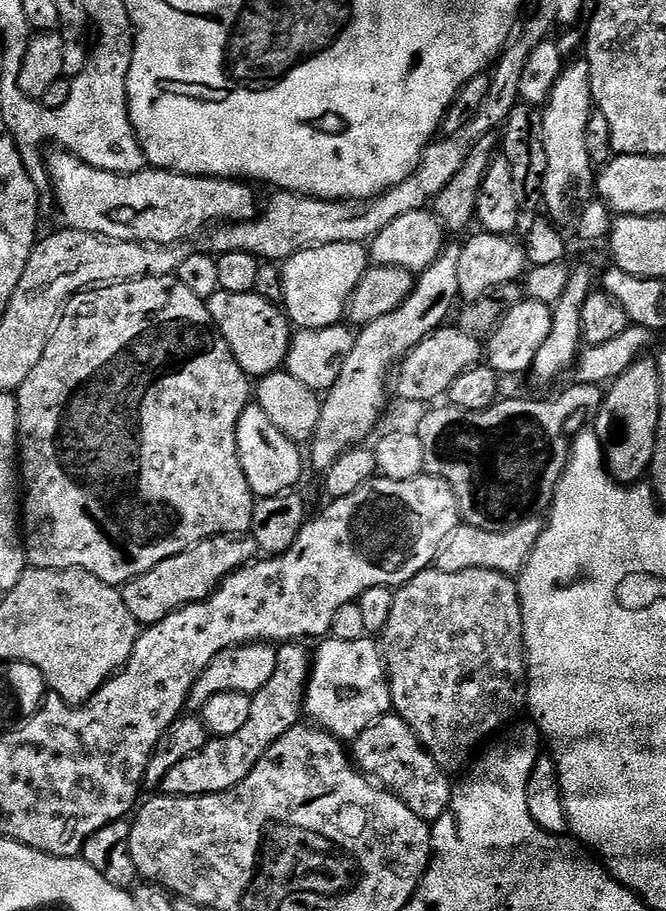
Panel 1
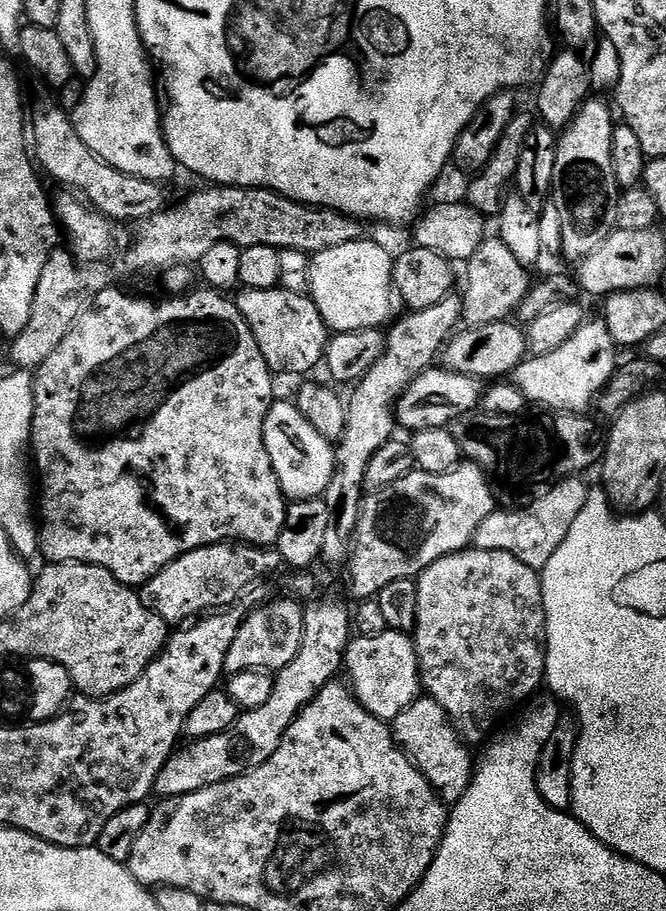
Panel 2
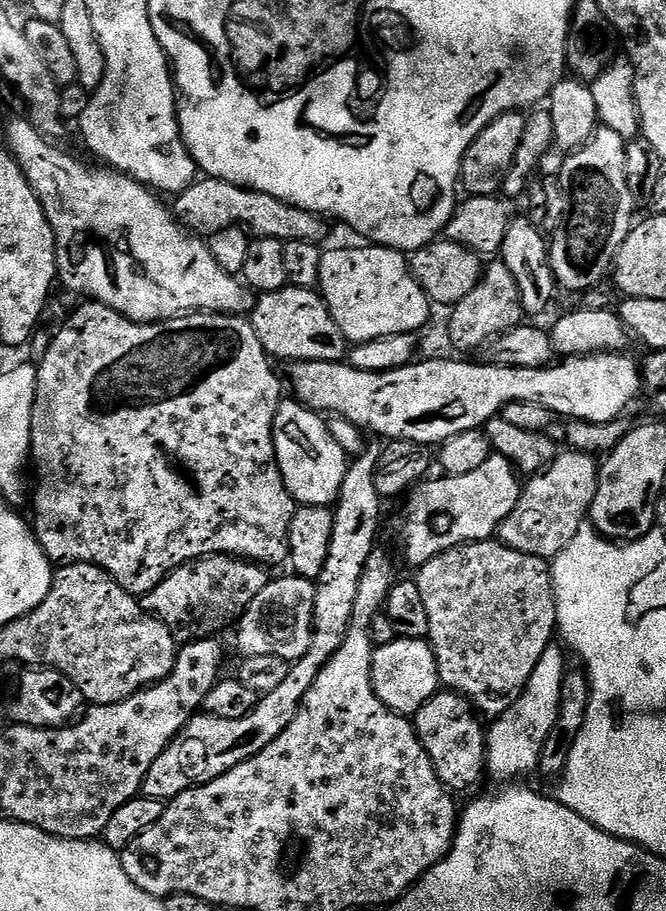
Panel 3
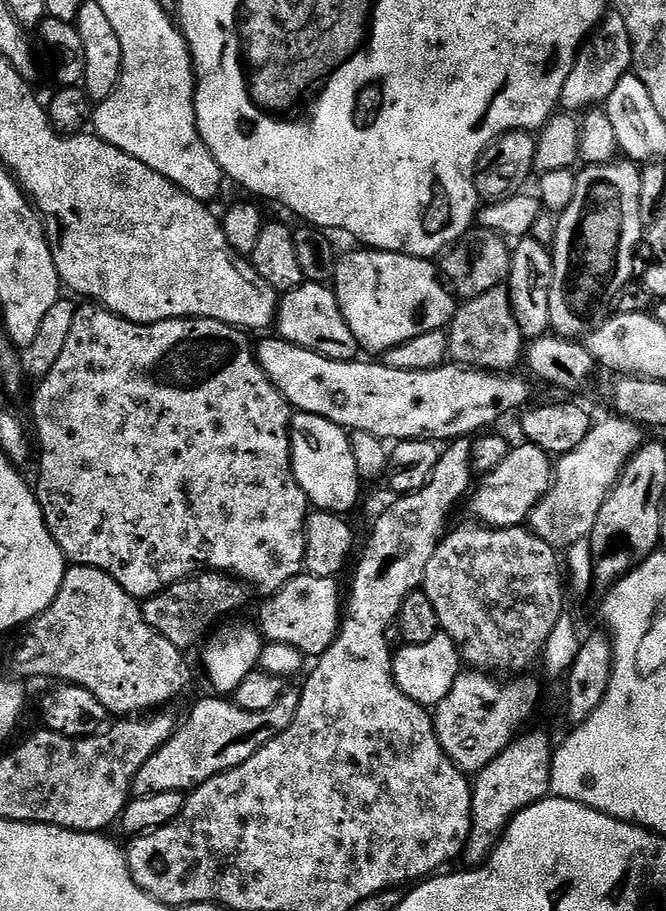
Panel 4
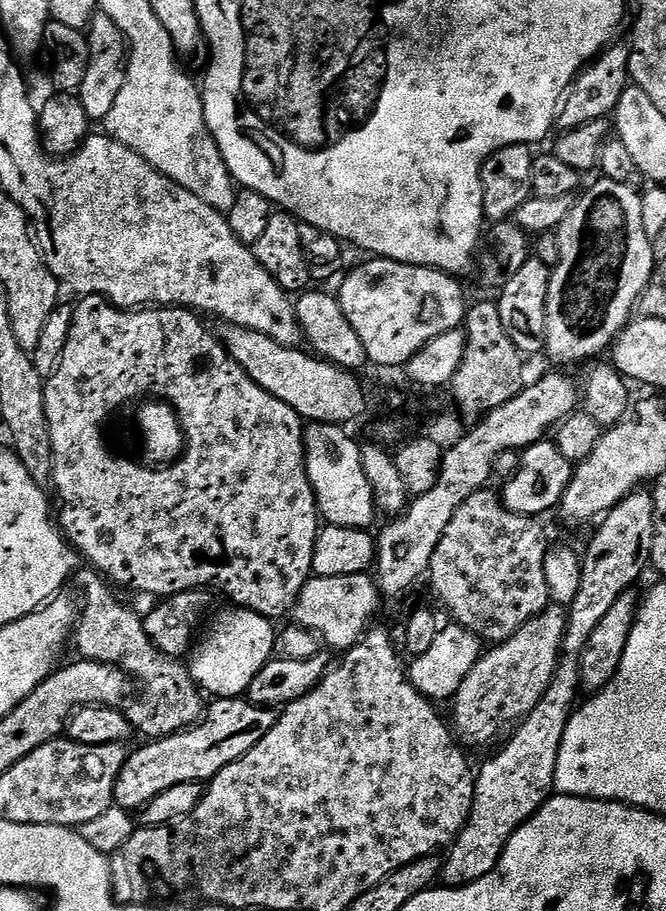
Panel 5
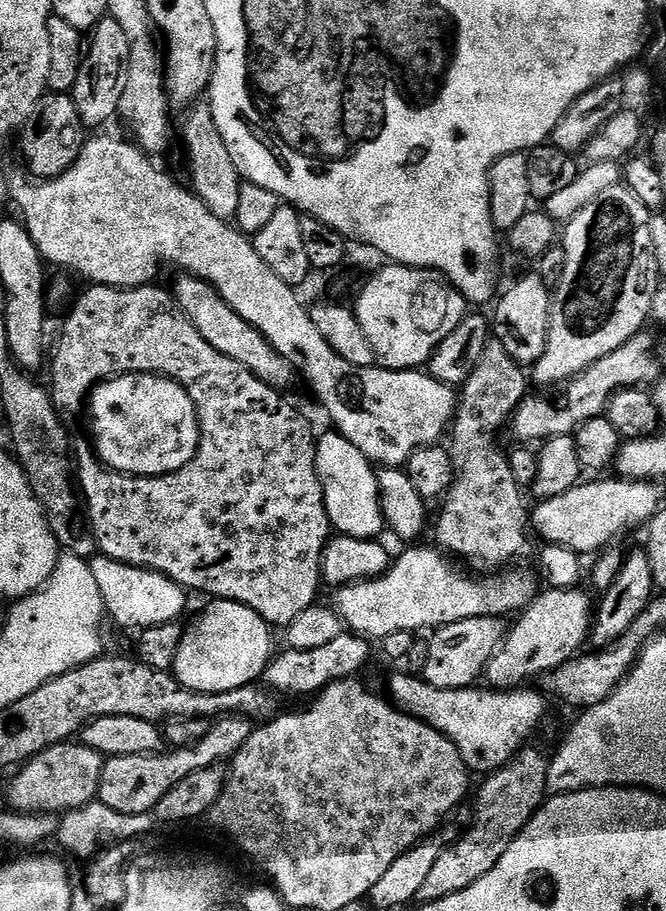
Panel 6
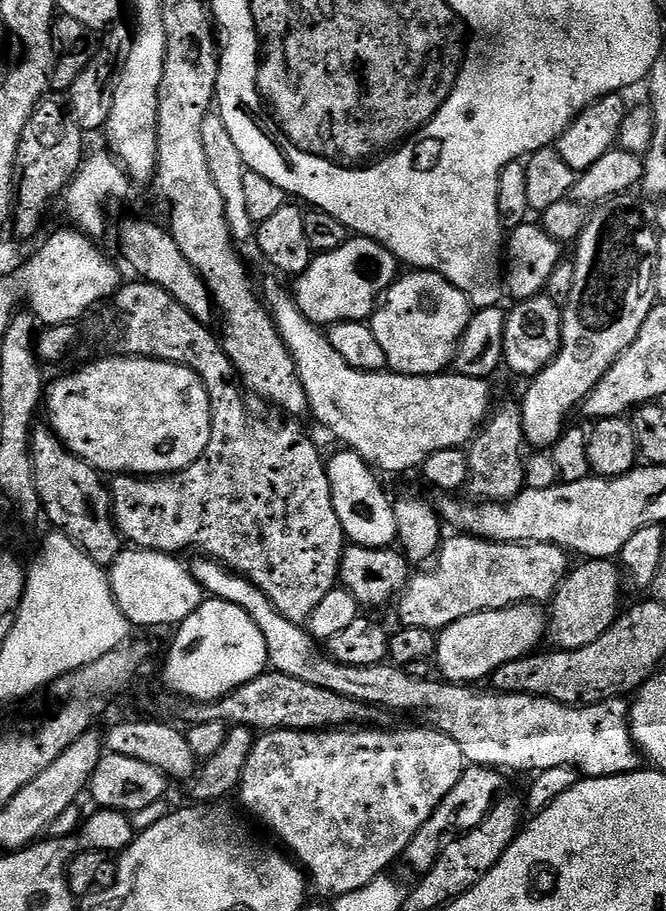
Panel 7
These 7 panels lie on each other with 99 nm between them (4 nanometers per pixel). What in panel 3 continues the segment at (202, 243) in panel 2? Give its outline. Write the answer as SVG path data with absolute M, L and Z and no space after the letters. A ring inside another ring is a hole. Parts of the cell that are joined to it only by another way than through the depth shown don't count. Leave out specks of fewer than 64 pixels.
M197 179L185 192L179 193L175 200L174 211L177 217L196 234L211 234L218 230L241 227L256 238L265 236L282 241L323 241L325 221L315 212L295 208L278 198L270 198L270 194L239 188L224 180Z

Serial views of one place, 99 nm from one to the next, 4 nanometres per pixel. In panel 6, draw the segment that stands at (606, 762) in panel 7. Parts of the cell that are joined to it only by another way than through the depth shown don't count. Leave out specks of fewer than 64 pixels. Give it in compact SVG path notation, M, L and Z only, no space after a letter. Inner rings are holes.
M401 670L389 682L388 688L392 691L391 703L395 704L401 712L410 713L414 718L426 722L431 728L438 730L446 738L450 738L450 742L454 742L458 754L464 759L465 766L473 773L487 774L497 772L504 767L529 743L528 735L544 720L543 698L536 692L527 692L529 689L524 686L515 690L487 690L488 692L483 692L480 686L439 688L426 682L423 675L411 675Z

